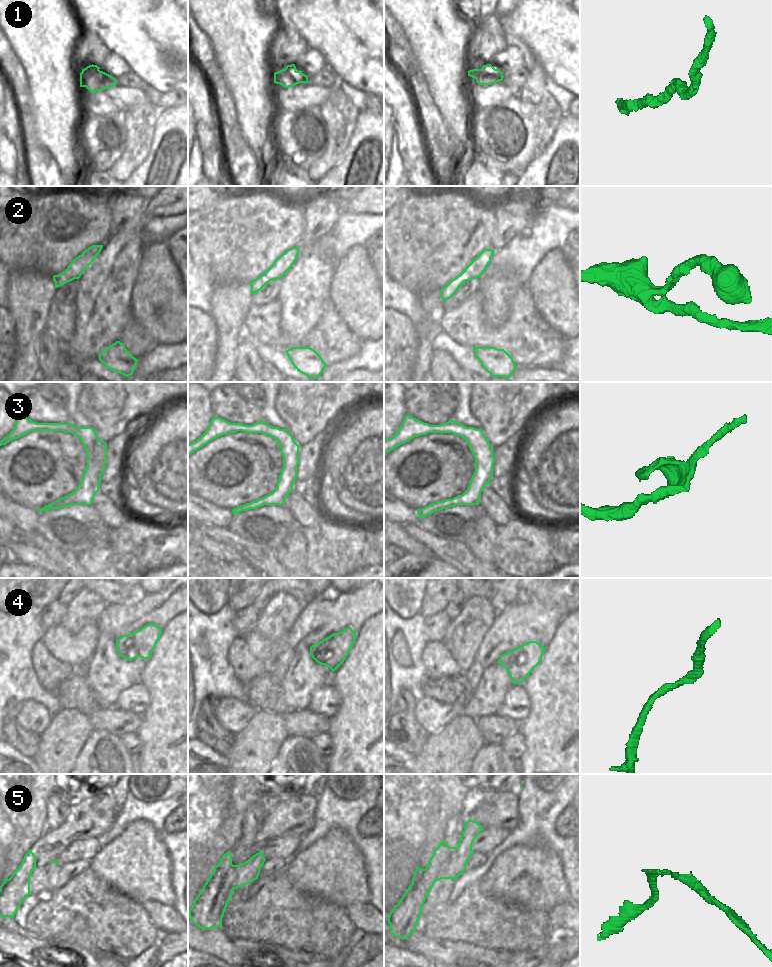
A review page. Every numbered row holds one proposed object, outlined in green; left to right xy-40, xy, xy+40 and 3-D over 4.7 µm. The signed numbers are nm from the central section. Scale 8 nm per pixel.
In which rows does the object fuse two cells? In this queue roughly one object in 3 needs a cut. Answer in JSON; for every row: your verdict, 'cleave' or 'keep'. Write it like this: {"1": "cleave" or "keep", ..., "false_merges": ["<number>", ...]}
{"1": "keep", "2": "keep", "3": "keep", "4": "keep", "5": "cleave", "false_merges": ["5"]}

